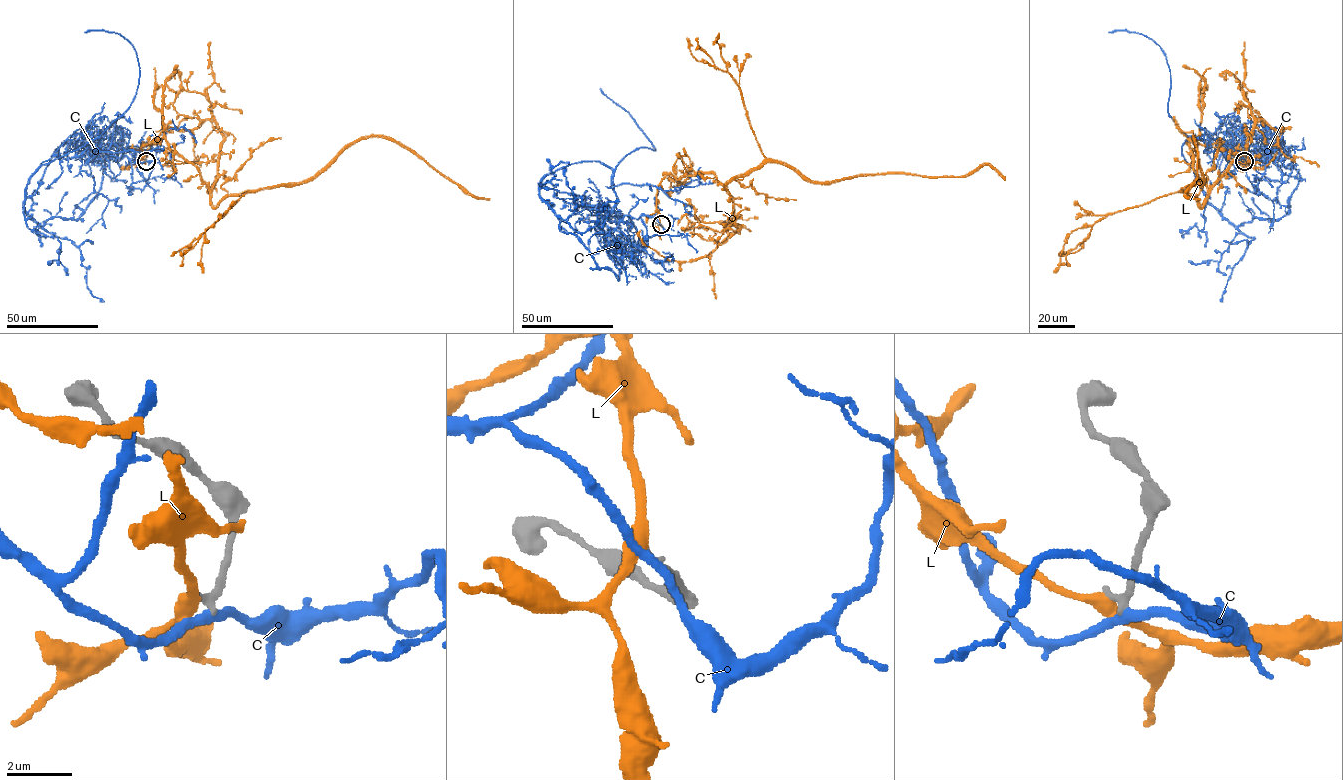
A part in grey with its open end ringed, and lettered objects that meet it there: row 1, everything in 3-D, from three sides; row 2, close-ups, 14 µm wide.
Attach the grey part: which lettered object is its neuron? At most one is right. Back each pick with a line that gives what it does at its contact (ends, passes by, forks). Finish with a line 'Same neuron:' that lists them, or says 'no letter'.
Same neuron: no letter

